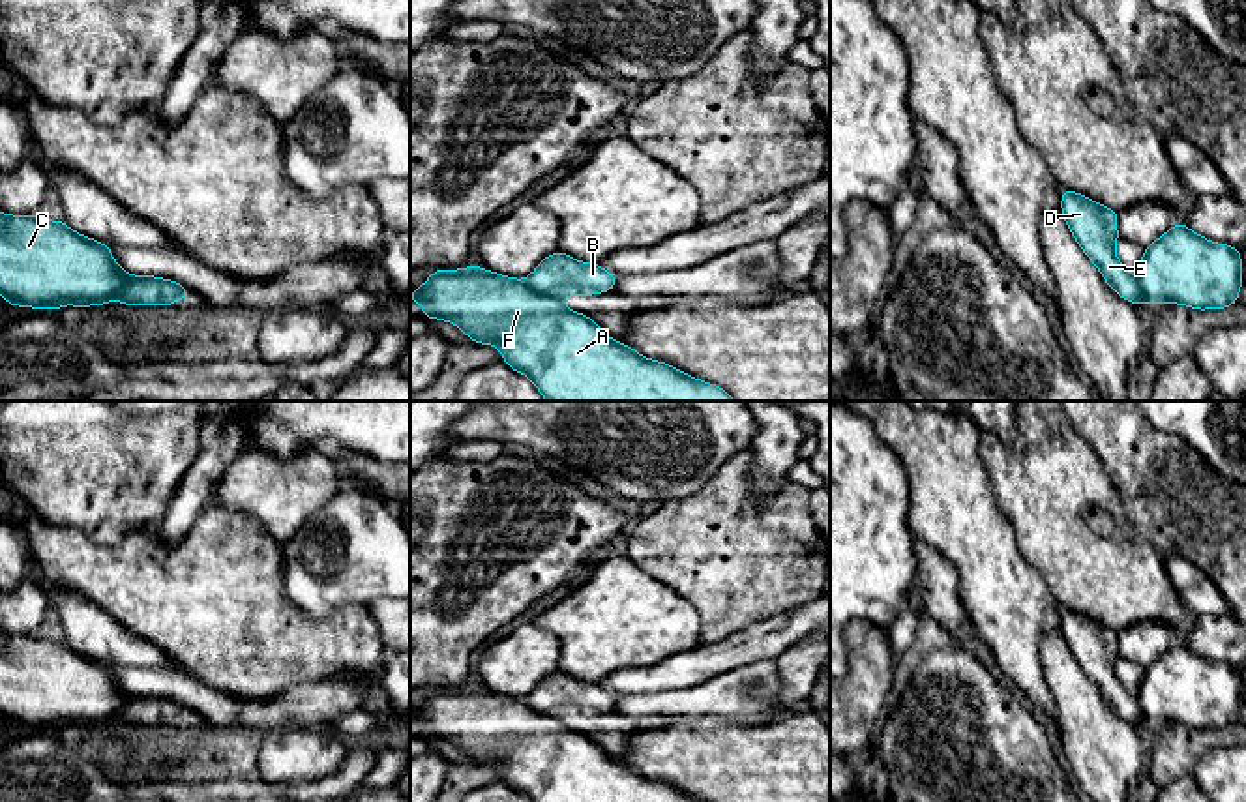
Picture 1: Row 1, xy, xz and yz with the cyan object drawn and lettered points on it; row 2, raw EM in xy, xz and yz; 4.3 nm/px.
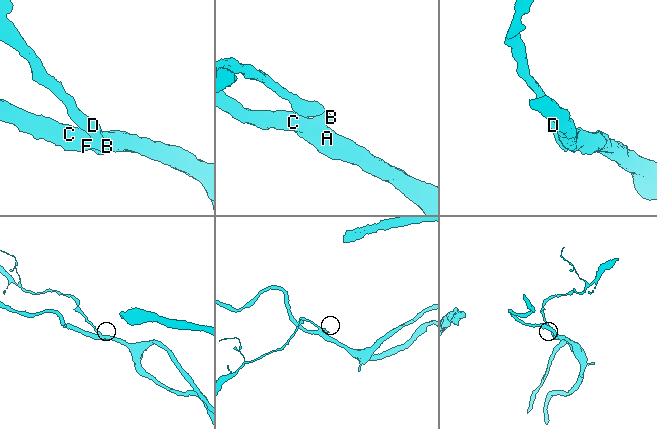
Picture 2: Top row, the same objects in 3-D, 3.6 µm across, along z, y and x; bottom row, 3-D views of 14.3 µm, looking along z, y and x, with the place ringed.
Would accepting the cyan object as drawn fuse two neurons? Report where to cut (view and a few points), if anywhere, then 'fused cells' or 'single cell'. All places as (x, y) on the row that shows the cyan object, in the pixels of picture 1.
cut xz (525, 280), (534, 289), (561, 300); fused cells

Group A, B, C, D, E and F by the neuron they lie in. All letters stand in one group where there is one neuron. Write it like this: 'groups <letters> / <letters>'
groups A C F / B D E

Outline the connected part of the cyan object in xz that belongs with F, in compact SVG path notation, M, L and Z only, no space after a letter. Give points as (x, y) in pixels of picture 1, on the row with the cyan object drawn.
M476 264L435 270L410 300L423 307L423 317L457 324L476 343L497 345L504 364L525 373L547 401L734 401L723 388L609 339L590 317L566 309L562 300Z

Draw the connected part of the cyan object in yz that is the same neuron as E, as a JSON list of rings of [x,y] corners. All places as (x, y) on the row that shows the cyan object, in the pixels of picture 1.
[[[1068,189],[1062,191],[1061,208],[1070,232],[1085,255],[1096,264],[1107,285],[1120,298],[1139,305],[1141,292],[1137,277],[1115,255],[1119,212]]]

